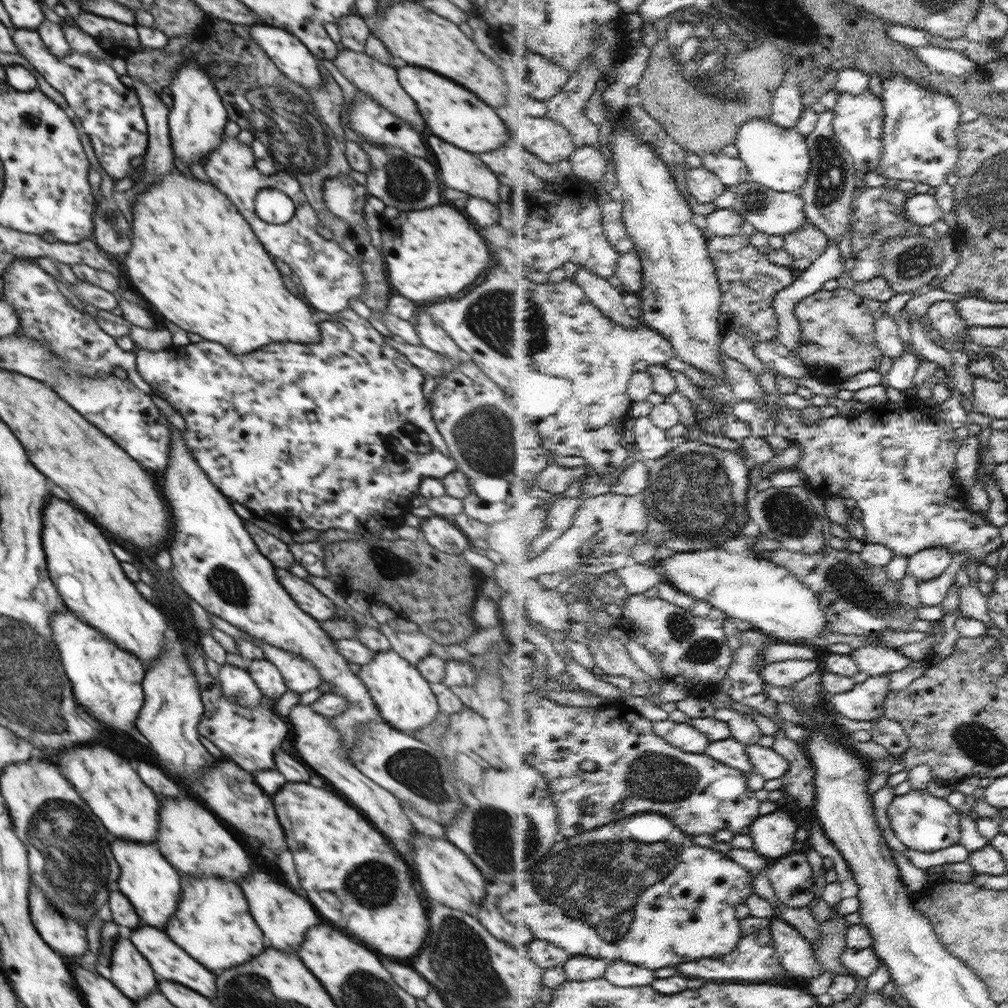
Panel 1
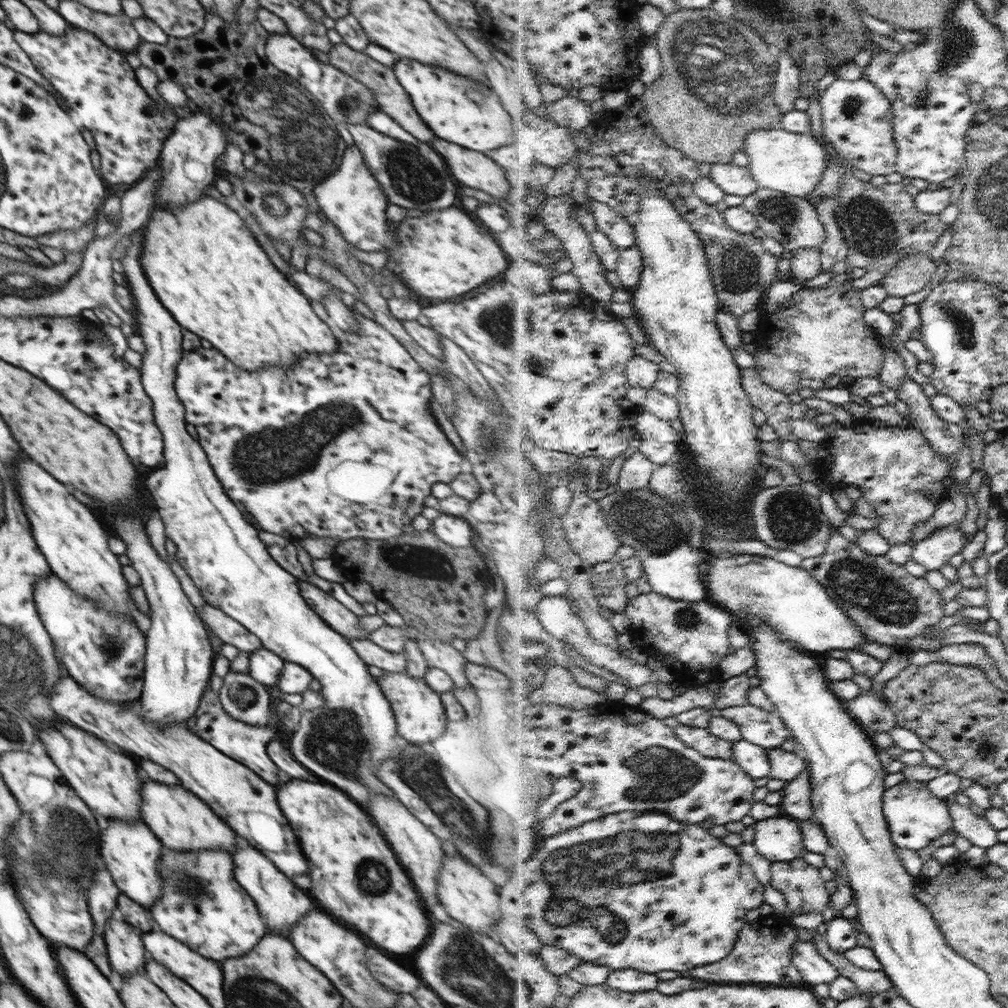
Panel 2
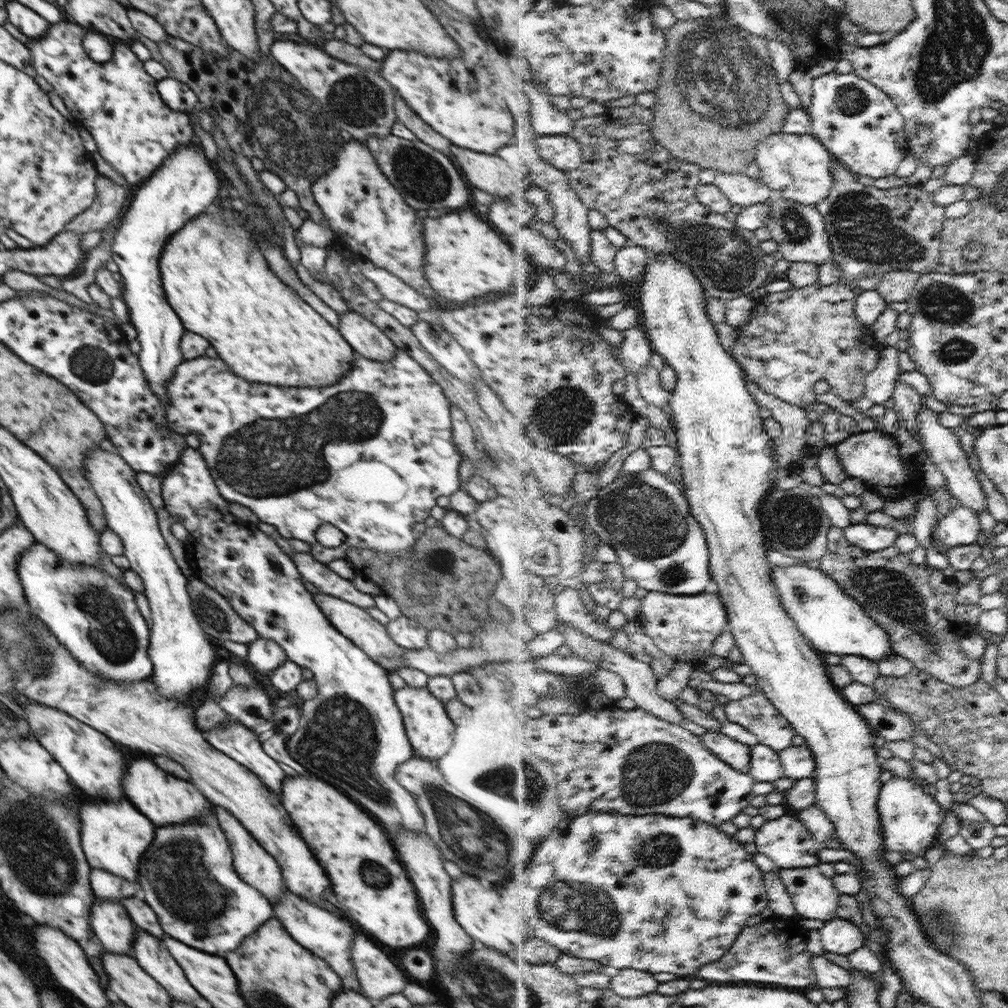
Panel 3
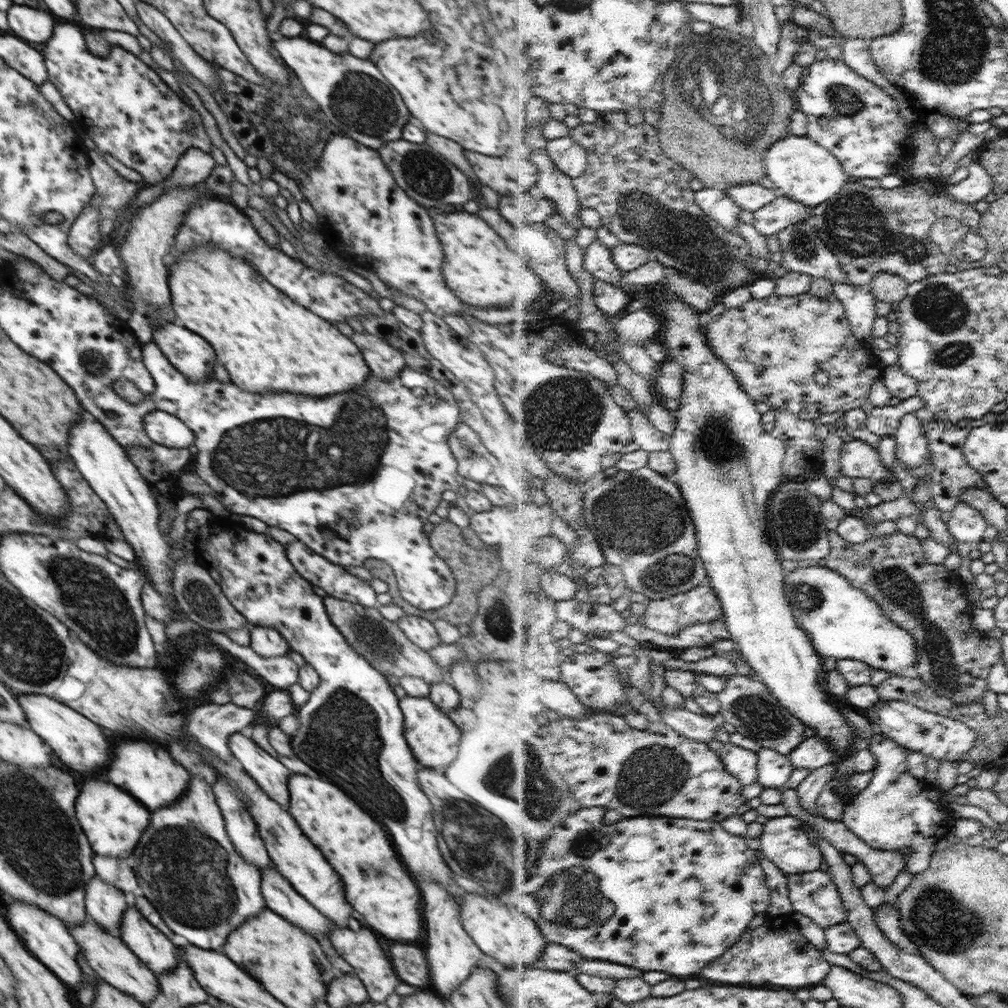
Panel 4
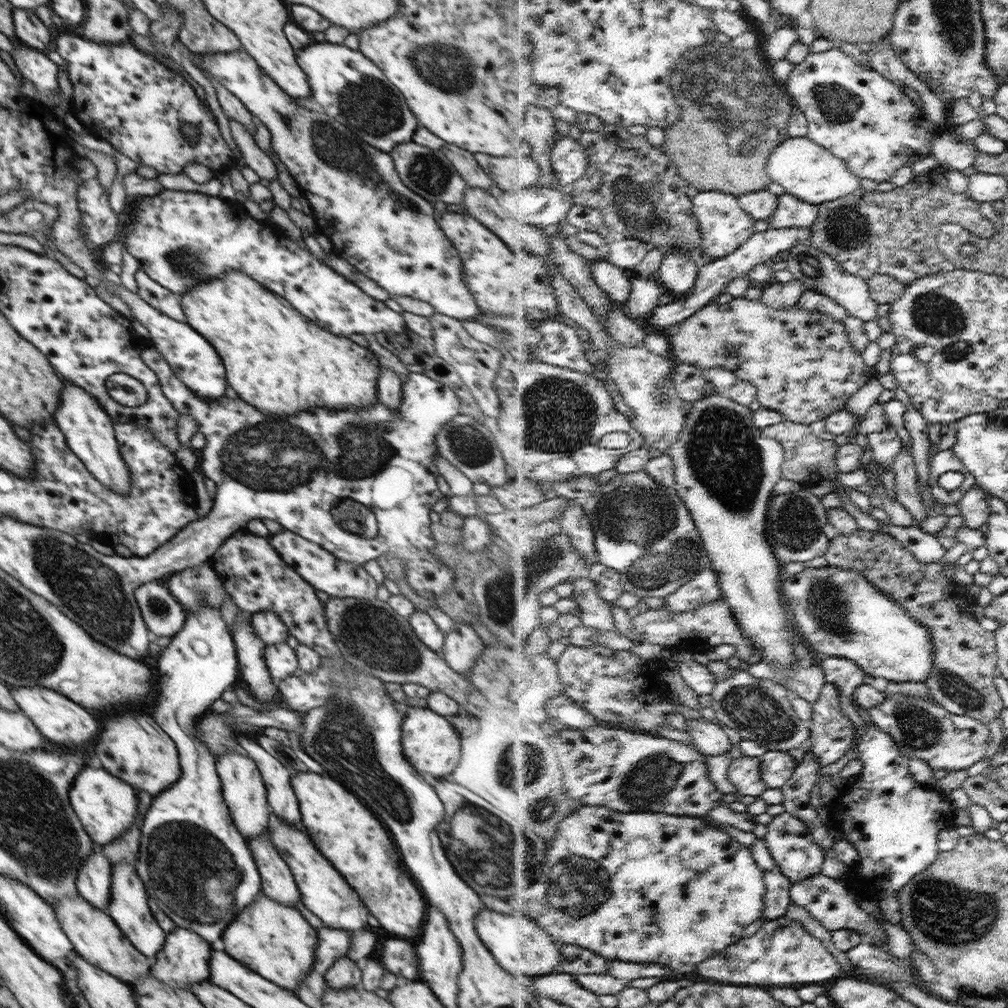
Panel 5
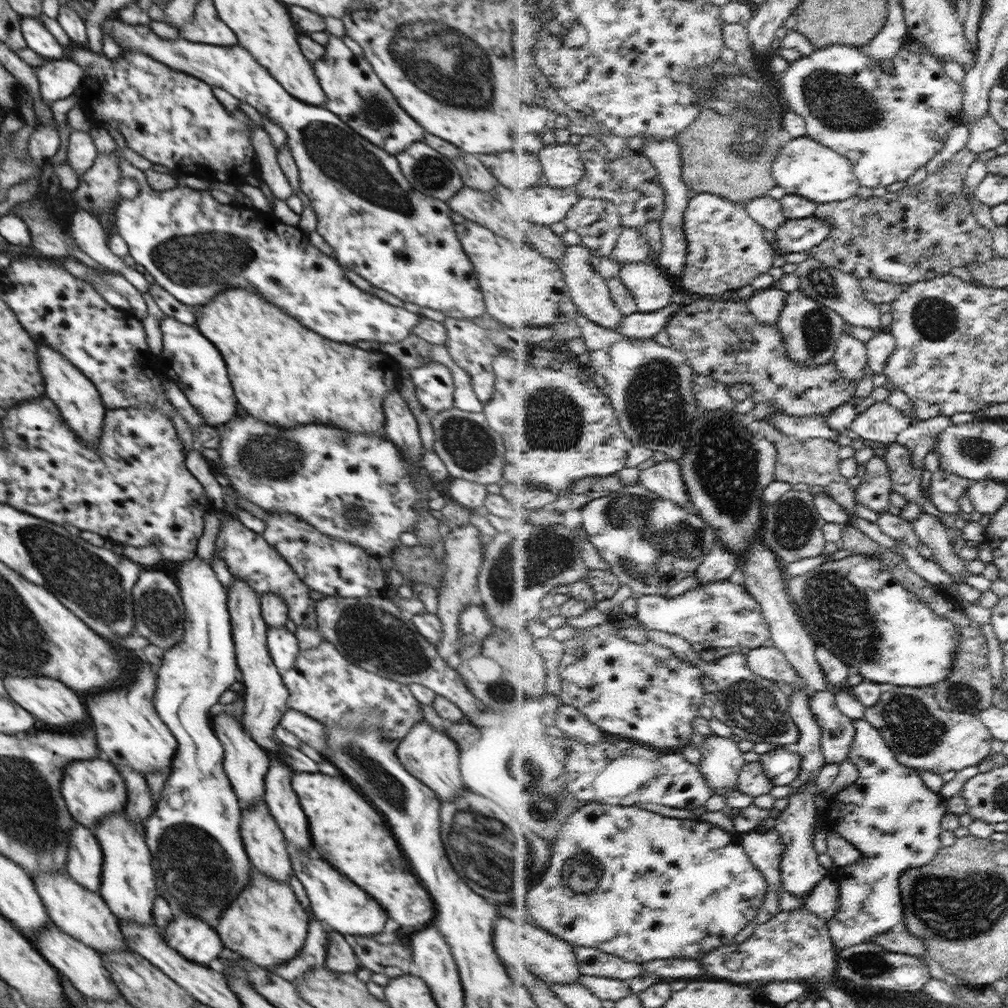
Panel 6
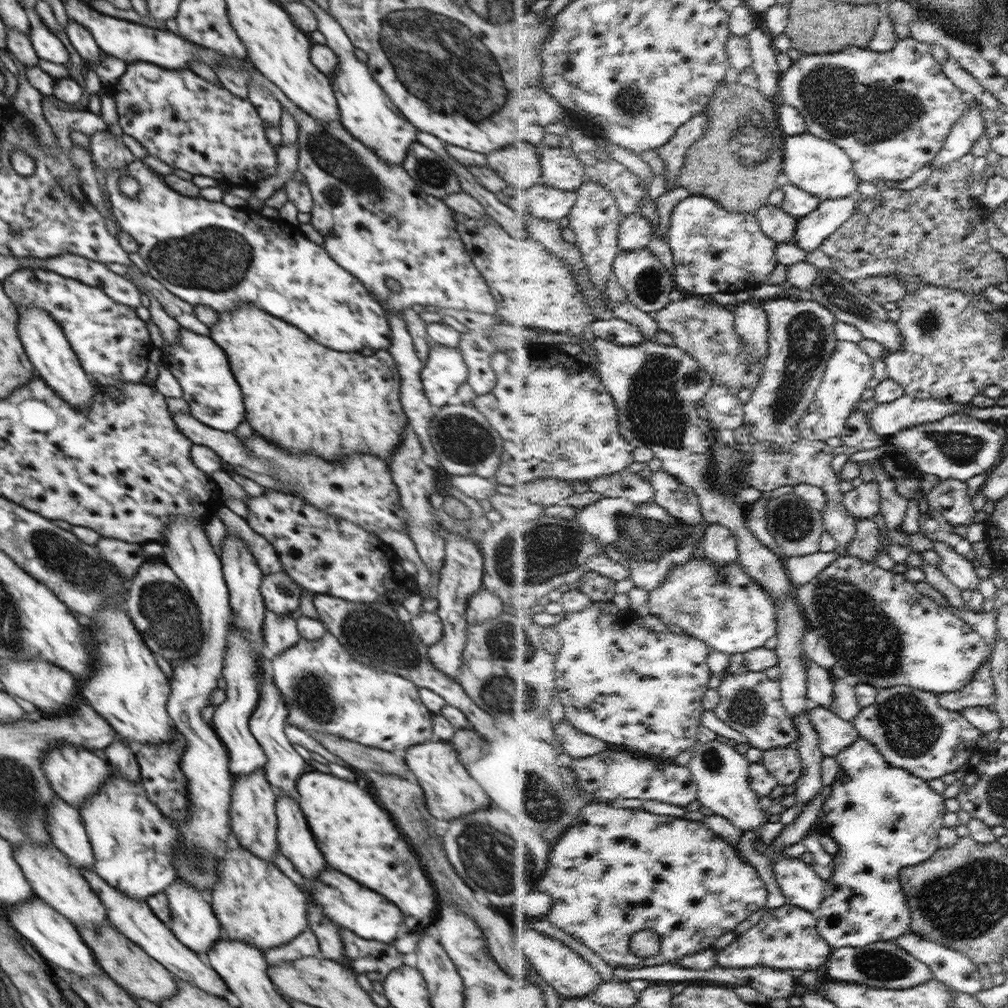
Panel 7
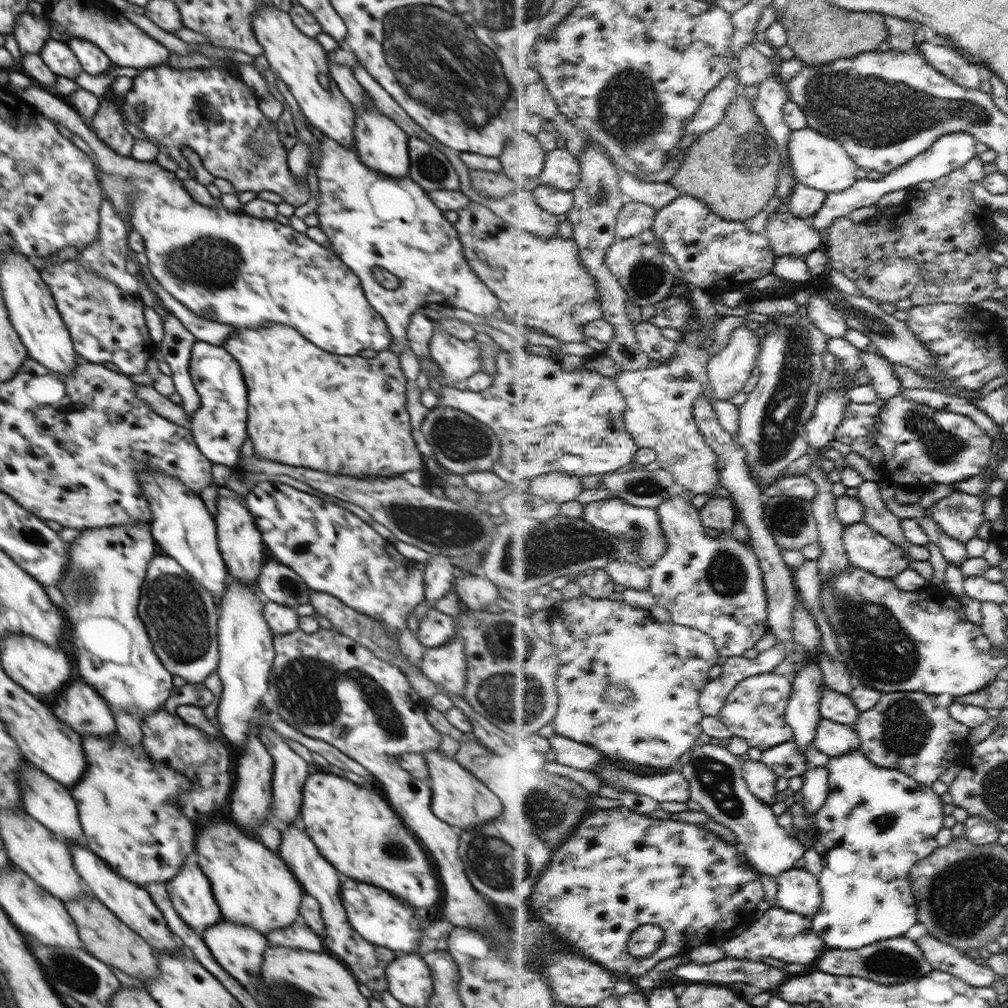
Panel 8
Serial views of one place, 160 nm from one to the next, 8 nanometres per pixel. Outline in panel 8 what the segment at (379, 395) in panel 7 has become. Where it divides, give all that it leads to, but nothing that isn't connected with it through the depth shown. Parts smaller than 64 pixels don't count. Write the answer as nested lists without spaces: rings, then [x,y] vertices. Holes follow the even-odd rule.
[[[268,324],[266,328],[258,328],[254,332],[246,330],[246,328],[235,327],[235,332],[232,332],[232,335],[226,339],[223,347],[242,368],[241,371],[244,374],[246,386],[248,386],[247,436],[252,441],[255,456],[264,458],[264,460],[272,460],[272,462],[280,462],[280,464],[288,464],[288,466],[304,466],[304,468],[312,468],[312,470],[324,470],[330,474],[342,474],[342,476],[354,476],[354,478],[366,478],[366,476],[396,477],[396,474],[400,476],[400,474],[408,472],[426,472],[425,463],[422,460],[423,456],[416,449],[416,443],[412,437],[410,415],[406,411],[406,377],[400,368],[398,355],[392,349],[380,351],[375,357],[369,359],[360,355],[334,356],[334,354],[328,354],[324,350],[318,350],[306,338],[302,338],[296,330],[292,330],[290,326],[282,326],[282,324]]]

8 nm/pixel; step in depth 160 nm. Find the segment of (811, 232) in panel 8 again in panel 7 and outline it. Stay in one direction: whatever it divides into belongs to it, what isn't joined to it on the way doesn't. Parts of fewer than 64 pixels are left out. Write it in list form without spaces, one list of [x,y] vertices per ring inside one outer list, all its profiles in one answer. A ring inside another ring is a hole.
[[[768,204],[756,212],[763,229],[778,242],[795,242],[802,218],[789,214],[781,205]]]

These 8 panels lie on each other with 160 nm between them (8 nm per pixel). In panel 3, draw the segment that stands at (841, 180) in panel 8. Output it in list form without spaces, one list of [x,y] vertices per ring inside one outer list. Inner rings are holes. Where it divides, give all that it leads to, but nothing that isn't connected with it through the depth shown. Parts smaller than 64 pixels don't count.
[[[779,133],[760,143],[757,164],[761,178],[776,195],[784,196],[806,205],[822,205],[833,193],[836,176],[833,171],[835,156],[813,134]]]

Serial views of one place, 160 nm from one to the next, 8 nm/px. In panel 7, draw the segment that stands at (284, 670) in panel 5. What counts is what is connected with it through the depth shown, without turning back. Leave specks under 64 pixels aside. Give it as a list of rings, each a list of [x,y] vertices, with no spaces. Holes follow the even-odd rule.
[[[267,610],[263,620],[263,637],[269,655],[276,656],[294,646],[301,636],[297,622],[290,614],[274,614]]]

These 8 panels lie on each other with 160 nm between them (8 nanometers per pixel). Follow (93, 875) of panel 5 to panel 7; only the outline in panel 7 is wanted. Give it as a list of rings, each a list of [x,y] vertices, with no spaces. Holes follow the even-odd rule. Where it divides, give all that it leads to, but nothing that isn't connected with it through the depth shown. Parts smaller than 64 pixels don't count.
[[[56,795],[47,806],[47,811],[48,819],[45,825],[53,845],[80,870],[93,870],[93,848],[79,810]]]

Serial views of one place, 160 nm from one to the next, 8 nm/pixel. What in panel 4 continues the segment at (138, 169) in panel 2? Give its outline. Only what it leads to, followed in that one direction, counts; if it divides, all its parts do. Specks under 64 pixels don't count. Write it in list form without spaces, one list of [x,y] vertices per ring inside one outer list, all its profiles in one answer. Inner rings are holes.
[[[58,20],[54,25],[53,35],[45,42],[45,45],[46,51],[42,52],[42,56],[44,56],[48,80],[62,94],[63,100],[75,114],[76,119],[80,119],[86,126],[86,135],[102,152],[111,154],[122,164],[141,174],[144,182],[155,185],[166,181],[171,172],[174,172],[179,158],[190,147],[196,147],[208,153],[212,152],[215,146],[206,134],[206,128],[198,111],[186,104],[152,68],[129,51],[112,44],[110,54],[106,58],[98,58],[90,54],[81,27],[75,21]],[[189,123],[195,127],[196,136],[189,133]]]

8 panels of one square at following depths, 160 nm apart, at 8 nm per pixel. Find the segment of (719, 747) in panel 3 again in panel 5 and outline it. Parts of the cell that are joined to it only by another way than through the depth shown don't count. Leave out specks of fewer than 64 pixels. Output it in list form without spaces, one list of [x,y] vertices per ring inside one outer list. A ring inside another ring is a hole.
[[[745,755],[732,759],[728,777],[738,792],[744,795],[761,797],[769,789],[763,777],[763,757]]]

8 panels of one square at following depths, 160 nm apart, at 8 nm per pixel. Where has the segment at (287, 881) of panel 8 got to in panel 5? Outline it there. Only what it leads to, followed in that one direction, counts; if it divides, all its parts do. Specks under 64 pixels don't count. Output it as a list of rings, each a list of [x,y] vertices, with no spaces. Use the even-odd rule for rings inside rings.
[[[260,892],[250,906],[246,906],[234,922],[224,930],[224,951],[238,958],[250,970],[262,974],[266,980],[283,989],[297,992],[302,974],[308,974],[315,959],[317,932],[291,904],[276,902]]]

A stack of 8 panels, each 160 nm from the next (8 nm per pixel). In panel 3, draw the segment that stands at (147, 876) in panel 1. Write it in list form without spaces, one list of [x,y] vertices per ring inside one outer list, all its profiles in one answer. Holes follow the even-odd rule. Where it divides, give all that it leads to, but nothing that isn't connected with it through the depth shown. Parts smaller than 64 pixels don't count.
[[[126,798],[120,802],[88,802],[88,804],[82,804],[78,811],[80,812],[79,820],[82,822],[82,848],[91,868],[102,869],[136,883],[141,856],[147,854],[146,850],[154,840],[155,824],[144,814],[138,812],[139,810]]]

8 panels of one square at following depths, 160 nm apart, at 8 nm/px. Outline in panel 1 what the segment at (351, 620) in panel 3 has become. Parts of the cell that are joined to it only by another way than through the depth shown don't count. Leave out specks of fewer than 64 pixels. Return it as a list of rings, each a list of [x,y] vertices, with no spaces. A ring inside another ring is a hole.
[[[275,569],[274,572],[278,576],[278,581],[285,586],[286,592],[302,612],[306,612],[319,622],[335,618],[334,604],[311,583],[294,576],[290,570]]]

